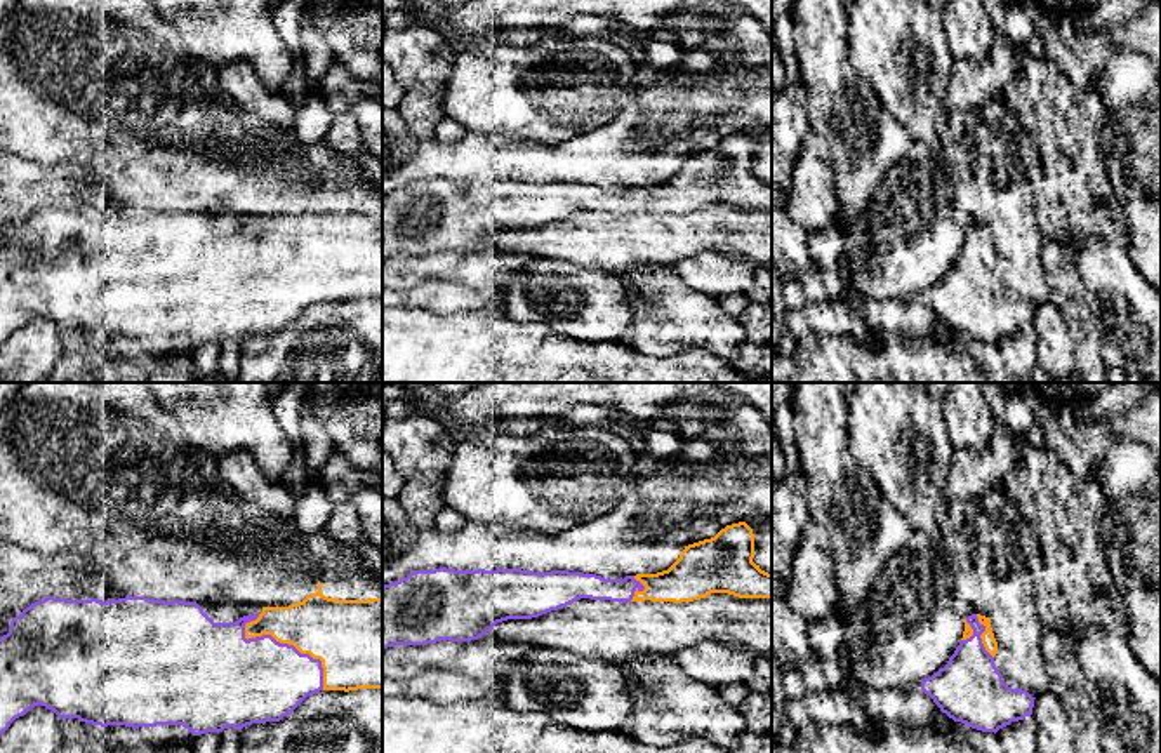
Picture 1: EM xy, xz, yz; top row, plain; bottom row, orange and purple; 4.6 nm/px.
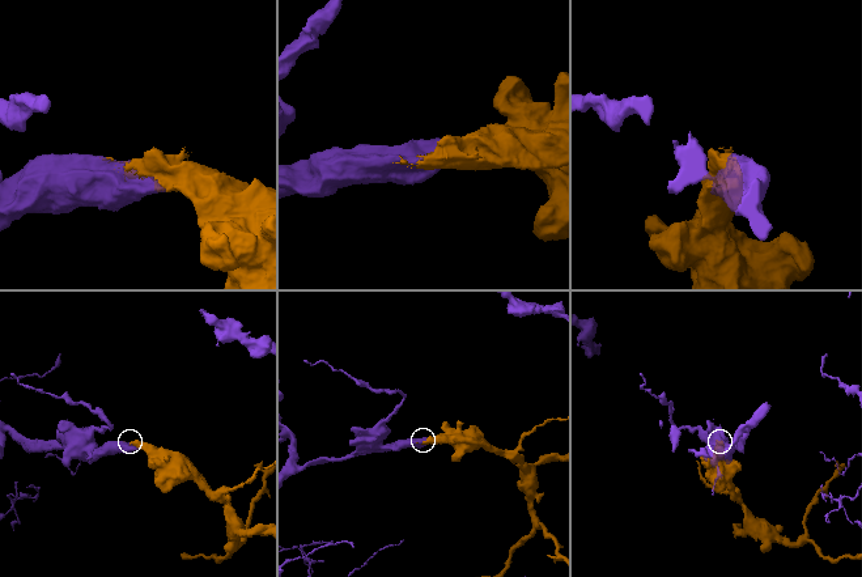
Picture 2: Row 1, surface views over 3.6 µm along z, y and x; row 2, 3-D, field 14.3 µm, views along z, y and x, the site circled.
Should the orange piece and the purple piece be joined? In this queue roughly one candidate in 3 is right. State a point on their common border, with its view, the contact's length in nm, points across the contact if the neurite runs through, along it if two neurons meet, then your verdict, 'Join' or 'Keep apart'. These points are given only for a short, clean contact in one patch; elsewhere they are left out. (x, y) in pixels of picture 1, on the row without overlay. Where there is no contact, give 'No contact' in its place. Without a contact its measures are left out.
Touches orange at xy (291, 254). Shared border 480 nm. Join

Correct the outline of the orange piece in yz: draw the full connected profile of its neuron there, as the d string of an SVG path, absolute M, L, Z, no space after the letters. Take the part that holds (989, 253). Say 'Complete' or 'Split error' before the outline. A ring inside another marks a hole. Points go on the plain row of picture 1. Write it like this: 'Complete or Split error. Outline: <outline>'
Split error. Outline: M972 224L947 275L921 290L921 301L954 332L982 343L998 343L1032 325L1034 310L1027 301L1012 299L994 275L998 252L991 231Z

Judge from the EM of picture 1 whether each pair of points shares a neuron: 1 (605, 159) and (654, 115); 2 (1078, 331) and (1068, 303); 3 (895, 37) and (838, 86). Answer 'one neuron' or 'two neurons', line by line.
1: one neuron
2: one neuron
3: two neurons

